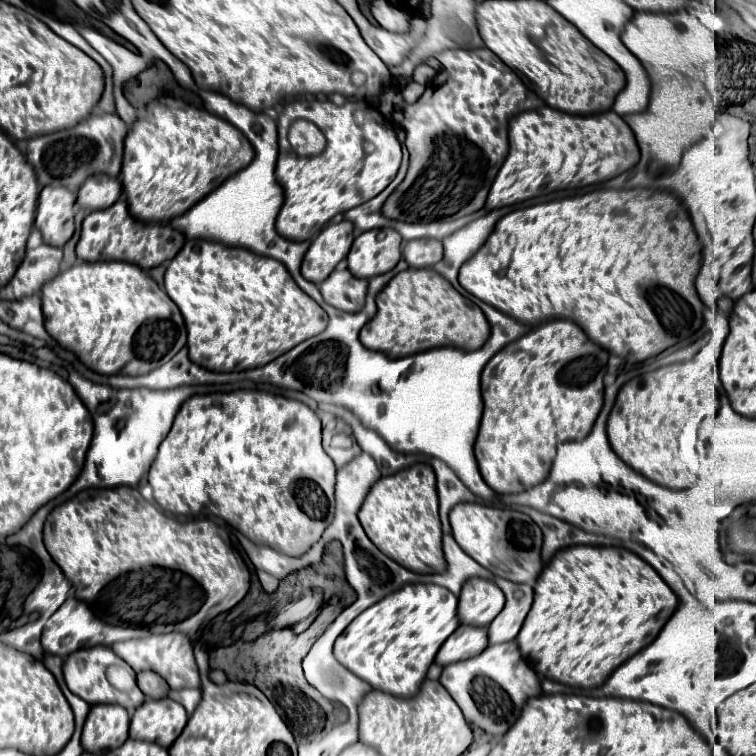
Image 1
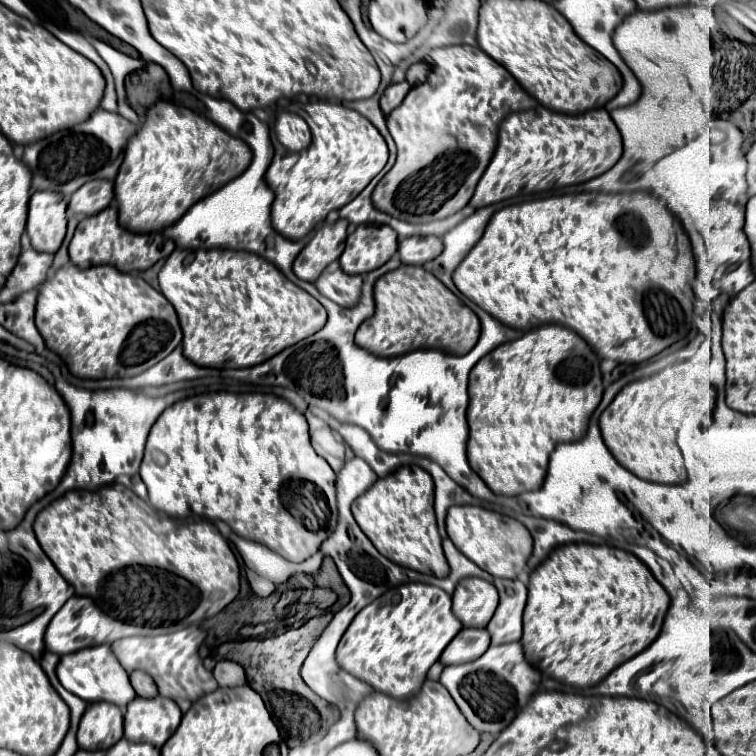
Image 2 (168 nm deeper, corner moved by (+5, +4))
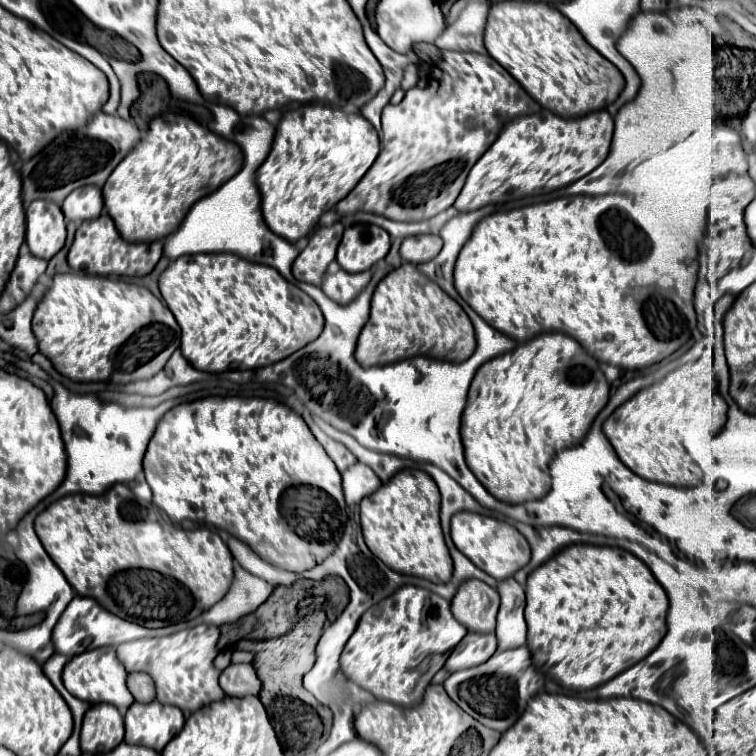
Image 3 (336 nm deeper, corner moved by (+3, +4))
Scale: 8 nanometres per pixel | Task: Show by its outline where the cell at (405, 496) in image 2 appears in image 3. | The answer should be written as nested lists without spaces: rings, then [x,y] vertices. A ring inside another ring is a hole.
[[[401,470],[375,494],[361,500],[365,544],[391,570],[445,584],[453,574],[453,560],[439,524],[439,490],[433,478],[419,470]]]

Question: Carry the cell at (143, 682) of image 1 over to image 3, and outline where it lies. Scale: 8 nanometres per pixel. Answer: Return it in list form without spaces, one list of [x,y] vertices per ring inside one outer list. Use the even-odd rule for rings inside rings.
[[[143,672],[129,674],[127,688],[137,702],[153,702],[155,700],[155,684],[149,674],[143,674]]]

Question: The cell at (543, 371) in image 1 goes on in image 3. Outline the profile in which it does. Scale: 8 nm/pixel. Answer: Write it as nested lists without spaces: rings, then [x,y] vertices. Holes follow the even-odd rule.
[[[543,332],[529,342],[519,344],[511,352],[485,362],[469,388],[469,400],[461,416],[461,442],[465,460],[475,478],[501,502],[521,504],[543,498],[549,476],[549,462],[561,448],[579,444],[595,416],[609,400],[609,382],[605,380],[599,362],[585,354],[577,340],[561,332]]]

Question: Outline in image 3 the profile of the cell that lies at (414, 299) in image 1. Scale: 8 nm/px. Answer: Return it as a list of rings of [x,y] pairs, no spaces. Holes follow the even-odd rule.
[[[403,262],[397,270],[389,272],[377,284],[373,300],[371,300],[371,316],[365,328],[361,330],[355,358],[361,366],[391,364],[391,362],[399,362],[413,356],[427,356],[427,358],[437,358],[445,362],[463,362],[473,352],[475,352],[475,332],[463,308],[451,296],[447,296],[435,282],[431,282],[427,276],[417,272],[413,264]]]

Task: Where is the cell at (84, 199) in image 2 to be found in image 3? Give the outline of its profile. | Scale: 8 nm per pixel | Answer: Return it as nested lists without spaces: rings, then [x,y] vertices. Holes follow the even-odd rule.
[[[87,186],[87,188],[77,188],[71,192],[63,206],[63,216],[73,222],[83,222],[83,220],[93,220],[101,214],[103,210],[103,194],[101,188],[97,186]]]

